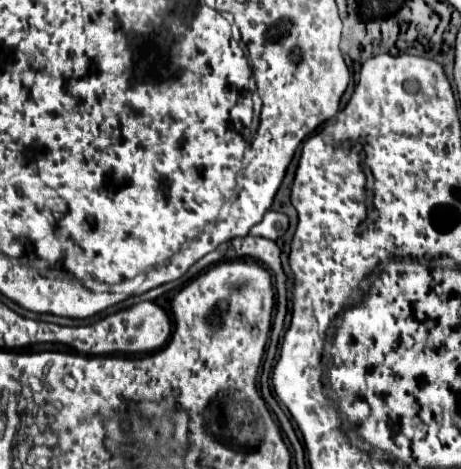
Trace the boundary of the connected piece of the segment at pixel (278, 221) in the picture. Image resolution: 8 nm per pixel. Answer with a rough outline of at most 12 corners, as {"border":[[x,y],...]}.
{"border":[[267,211],[249,235],[279,239],[289,227],[285,213]]}

